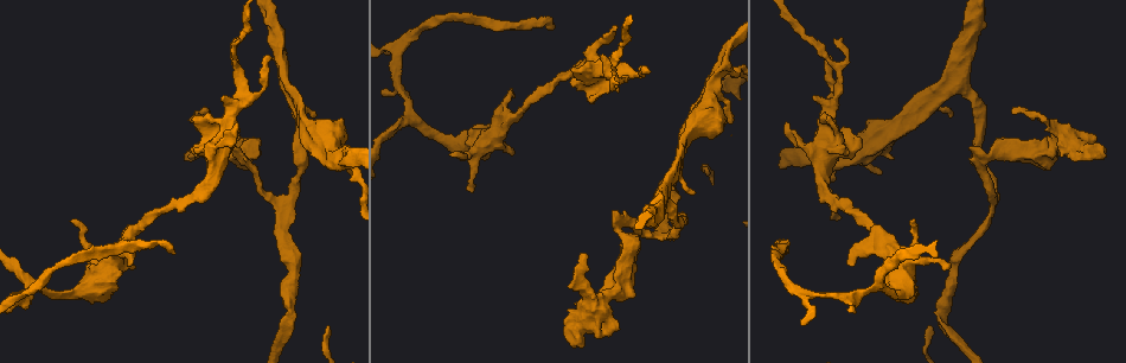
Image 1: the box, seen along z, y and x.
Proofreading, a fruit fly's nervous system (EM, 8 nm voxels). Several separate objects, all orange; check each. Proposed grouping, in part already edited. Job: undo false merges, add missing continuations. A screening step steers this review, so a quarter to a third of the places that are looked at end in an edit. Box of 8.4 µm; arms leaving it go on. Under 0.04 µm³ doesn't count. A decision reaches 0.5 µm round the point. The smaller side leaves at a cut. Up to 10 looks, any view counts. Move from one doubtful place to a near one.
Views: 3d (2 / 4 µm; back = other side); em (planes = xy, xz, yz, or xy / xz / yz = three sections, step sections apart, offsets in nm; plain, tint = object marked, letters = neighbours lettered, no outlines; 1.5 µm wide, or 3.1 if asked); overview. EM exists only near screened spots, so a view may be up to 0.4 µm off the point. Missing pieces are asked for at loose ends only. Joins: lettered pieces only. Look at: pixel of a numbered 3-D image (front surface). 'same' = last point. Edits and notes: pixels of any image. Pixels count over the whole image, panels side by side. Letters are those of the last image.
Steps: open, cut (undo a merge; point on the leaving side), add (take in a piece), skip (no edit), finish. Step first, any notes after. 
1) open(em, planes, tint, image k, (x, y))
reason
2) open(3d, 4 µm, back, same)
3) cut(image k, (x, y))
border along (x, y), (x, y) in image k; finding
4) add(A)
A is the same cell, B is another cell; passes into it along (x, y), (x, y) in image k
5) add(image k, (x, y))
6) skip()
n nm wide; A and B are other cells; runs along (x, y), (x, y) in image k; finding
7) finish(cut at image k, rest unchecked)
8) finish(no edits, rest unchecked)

open(3d, 4 µm, image 1, (816, 294))
three arms meet

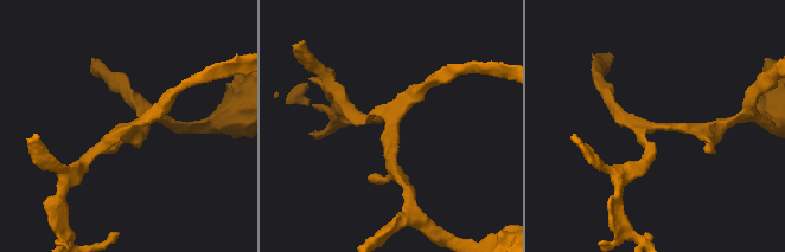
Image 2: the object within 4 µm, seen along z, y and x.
open(em, planes, letters, image 2, (128, 125))
3 arms; now the EM

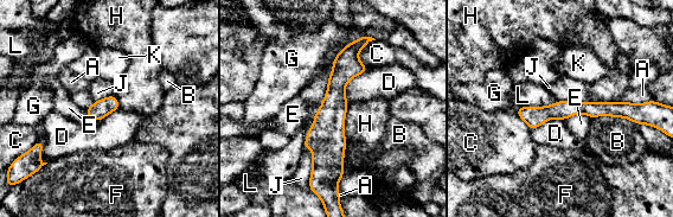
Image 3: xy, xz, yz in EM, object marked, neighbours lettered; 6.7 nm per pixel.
skip()
L touches over 700 nm; A, B, C, D, E, F, G, H, J, K and L are other cells; runs along (363, 42), (337, 81), (327, 177) in image 3; all the same neuron

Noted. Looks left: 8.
open(3d, 4 µm, image 1, (173, 254))
free end

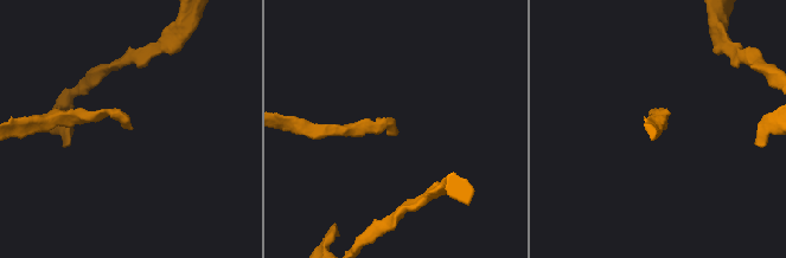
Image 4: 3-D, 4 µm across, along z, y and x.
open(em, planes, tint, image 4, (395, 135))

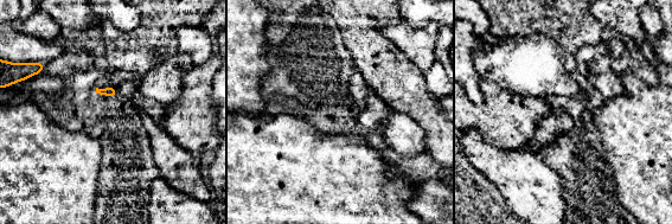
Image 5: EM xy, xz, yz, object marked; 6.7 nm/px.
open(em, planes, letters, same)

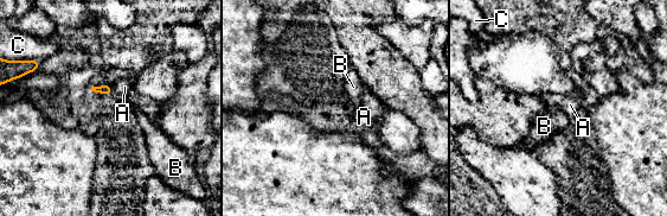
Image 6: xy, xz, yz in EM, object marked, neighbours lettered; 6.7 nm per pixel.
skip()
A, B and C are other cells; border along (111, 87), (114, 94) in image 6; no lettered piece goes on from it

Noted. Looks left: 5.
open(em, planes, letters, image 1, (830, 115))
thick end

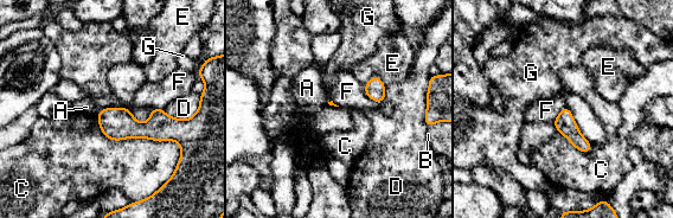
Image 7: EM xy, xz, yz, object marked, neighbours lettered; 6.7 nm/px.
skip()
A, B, C, D, E, F and G are other cells; border along (364, 84), (372, 100), (385, 98) in image 7; no lettered piece goes on from it

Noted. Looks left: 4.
open(3d, 2 µm, image 1, (289, 202))
arms part here

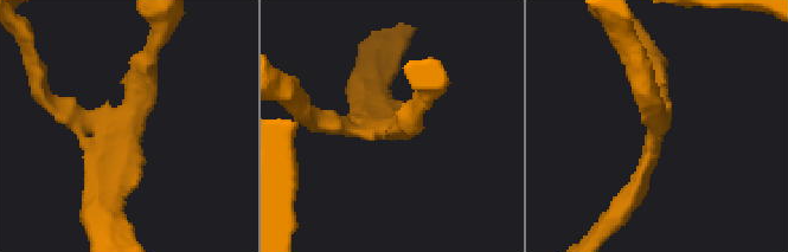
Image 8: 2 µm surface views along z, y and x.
open(em, planes, tint, image 8, (389, 129))
now the EM

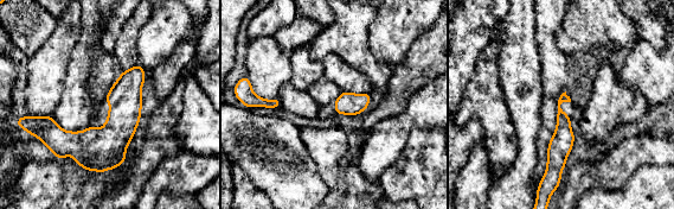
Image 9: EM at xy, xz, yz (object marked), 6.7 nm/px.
open(em, planes, letters, same)
see the neighbours

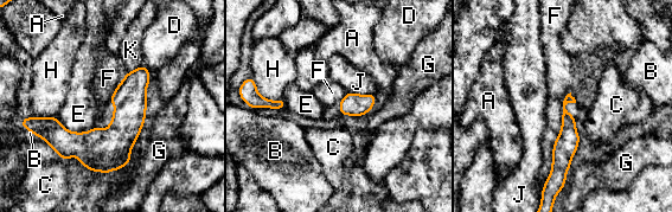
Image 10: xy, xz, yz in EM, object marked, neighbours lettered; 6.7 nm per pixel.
skip()
A, B, C, D, E, F, G, H, J and K are other cells; runs along (146, 72), (103, 141), (45, 126) in image 10; one neuron here

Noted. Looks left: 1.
finish(no edits, rest unchecked)

